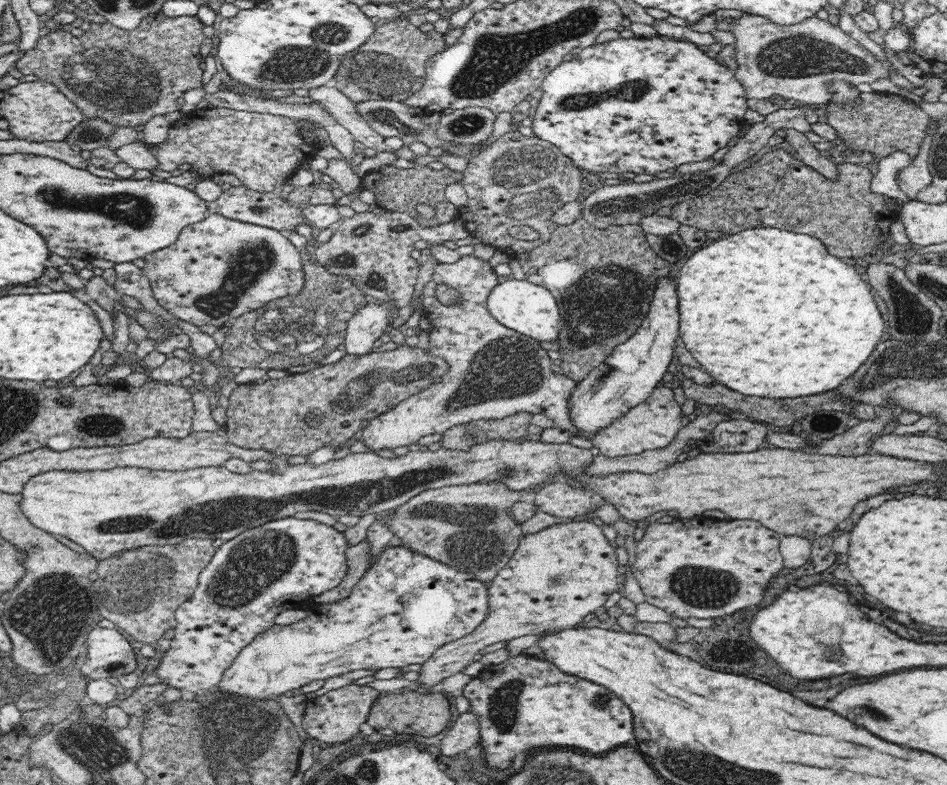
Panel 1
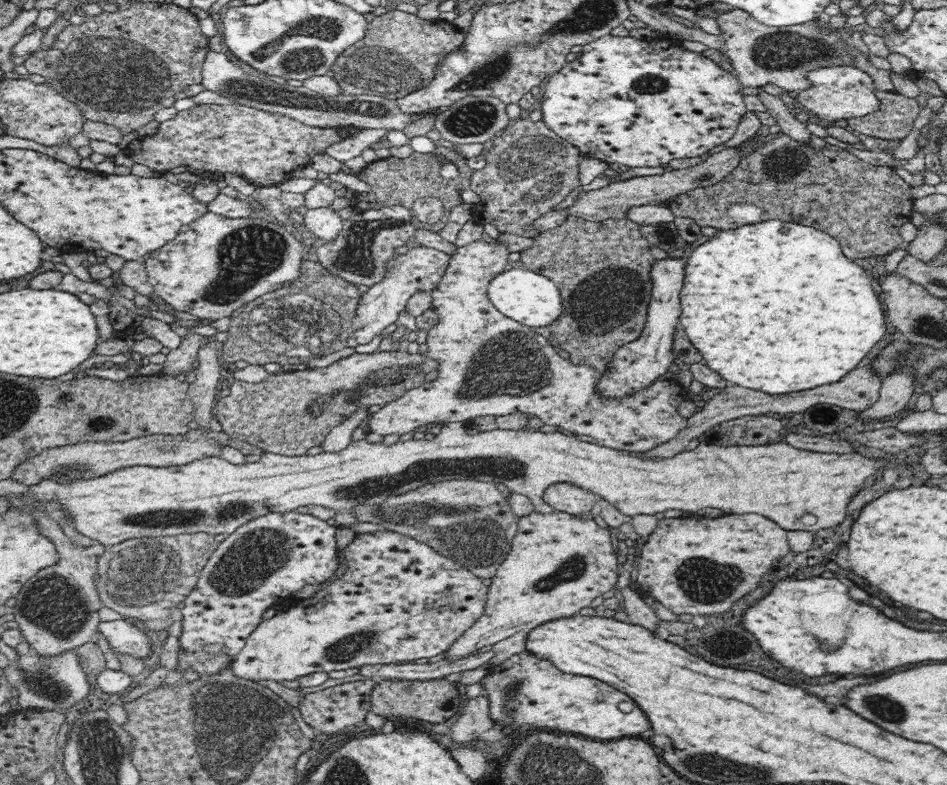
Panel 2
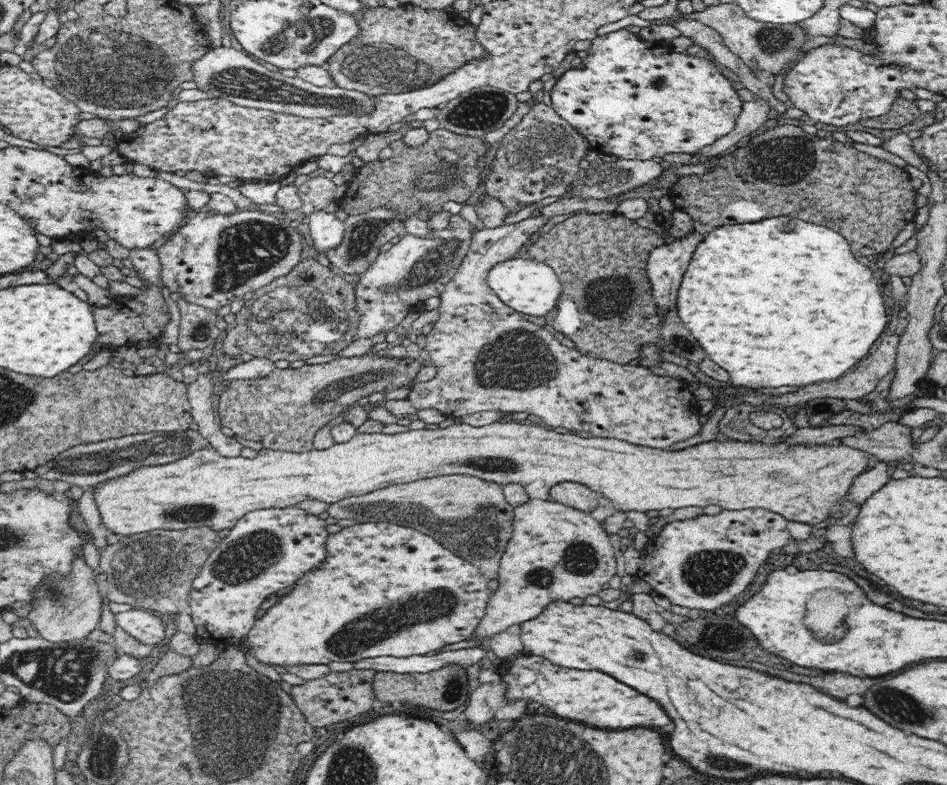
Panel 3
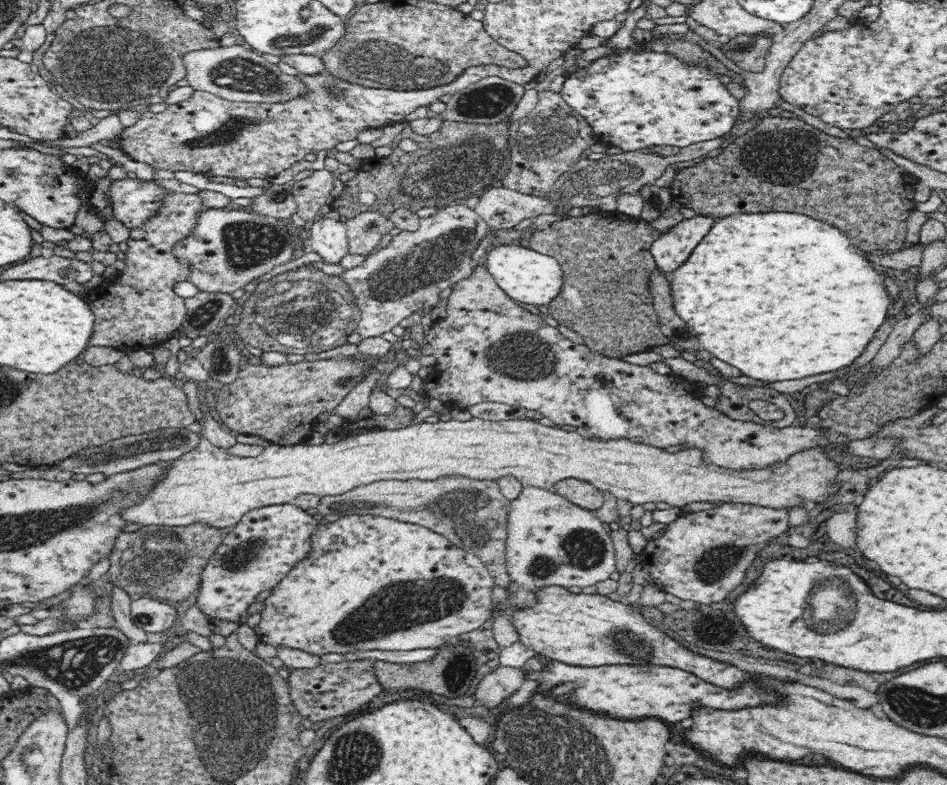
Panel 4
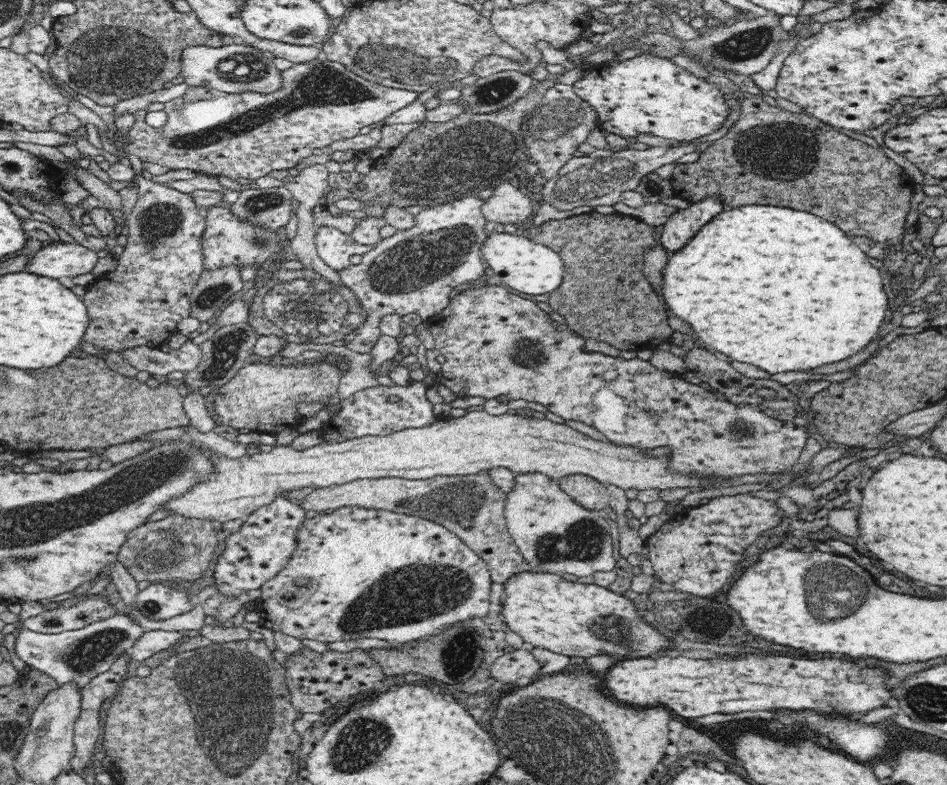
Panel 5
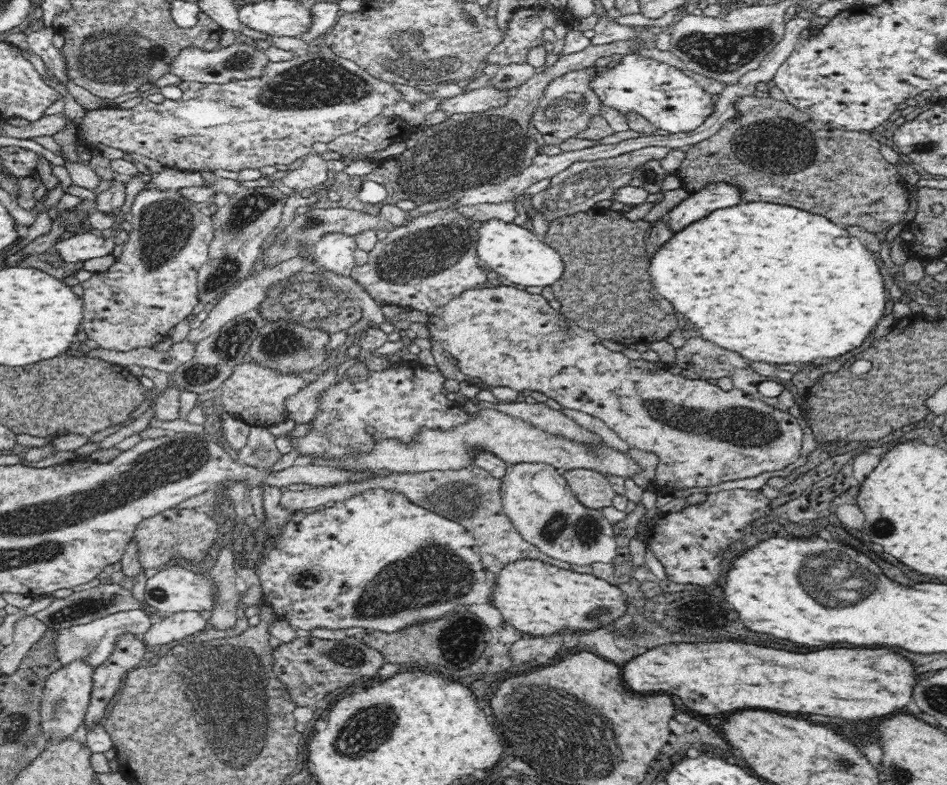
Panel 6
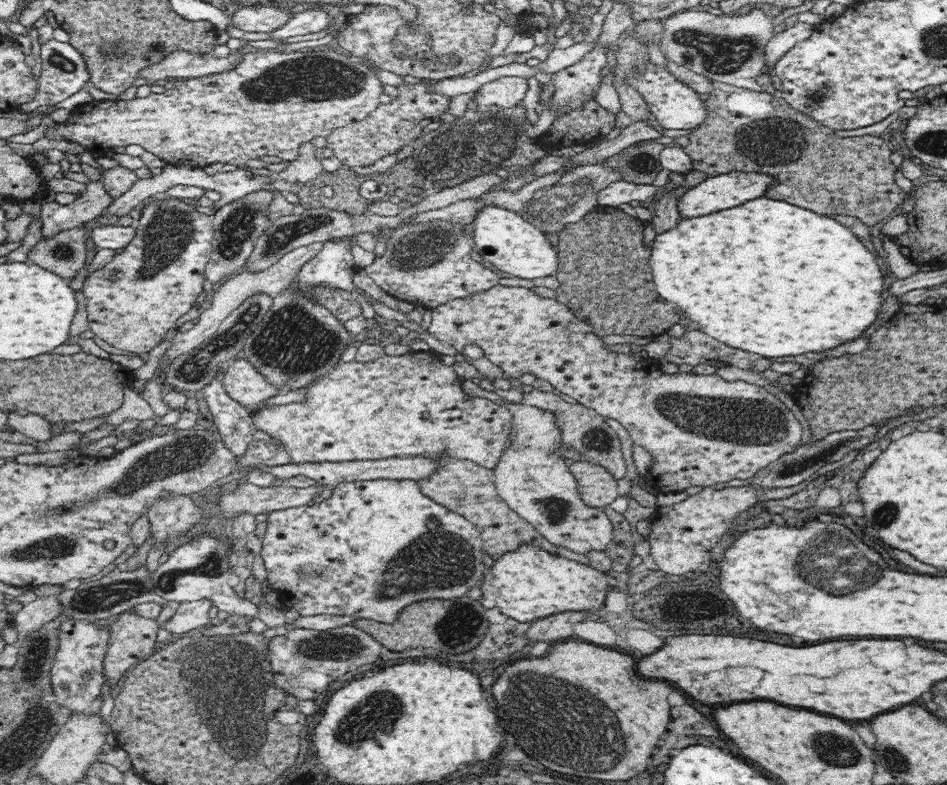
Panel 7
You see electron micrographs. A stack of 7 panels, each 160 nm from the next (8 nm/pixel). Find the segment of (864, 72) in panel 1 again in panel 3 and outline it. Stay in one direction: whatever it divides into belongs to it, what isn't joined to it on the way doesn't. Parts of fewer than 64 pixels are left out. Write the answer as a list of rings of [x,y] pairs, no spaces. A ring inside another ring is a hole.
[[[720,4],[720,6],[696,9],[693,13],[682,16],[681,19],[696,20],[716,30],[726,43],[728,51],[736,53],[736,56],[742,59],[754,74],[758,71],[766,71],[774,76],[783,74],[785,77],[787,72],[810,52],[810,50],[801,50],[804,43],[812,37],[806,37],[806,31],[799,24],[757,22],[749,18],[738,4]],[[787,64],[790,66],[788,70],[784,69]]]

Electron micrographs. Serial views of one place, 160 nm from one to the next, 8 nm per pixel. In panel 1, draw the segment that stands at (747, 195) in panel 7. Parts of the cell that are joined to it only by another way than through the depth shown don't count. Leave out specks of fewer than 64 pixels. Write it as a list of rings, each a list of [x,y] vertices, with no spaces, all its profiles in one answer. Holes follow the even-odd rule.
[[[672,278],[658,280],[654,302],[640,328],[626,342],[618,344],[602,364],[588,372],[584,380],[578,381],[570,392],[568,407],[570,421],[574,425],[572,441],[590,446],[598,432],[620,419],[631,408],[647,400],[652,391],[662,384],[668,364],[676,348],[678,338],[678,298]]]

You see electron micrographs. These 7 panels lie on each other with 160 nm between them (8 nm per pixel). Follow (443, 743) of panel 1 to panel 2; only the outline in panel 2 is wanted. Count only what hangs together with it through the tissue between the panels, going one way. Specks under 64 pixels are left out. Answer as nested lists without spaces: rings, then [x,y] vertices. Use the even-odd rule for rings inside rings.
[[[485,696],[465,700],[458,720],[451,726],[450,738],[454,743],[463,744],[476,740],[482,732],[493,727],[490,707]]]

